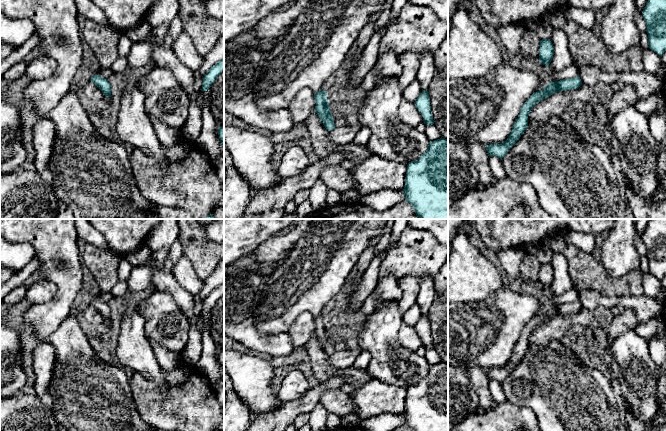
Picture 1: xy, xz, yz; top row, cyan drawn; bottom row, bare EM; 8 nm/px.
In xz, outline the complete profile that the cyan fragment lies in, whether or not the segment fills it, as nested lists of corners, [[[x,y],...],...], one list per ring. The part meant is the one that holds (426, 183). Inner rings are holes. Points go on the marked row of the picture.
[[[448,139],[430,141],[420,158],[408,163],[402,191],[420,219],[448,219]]]

